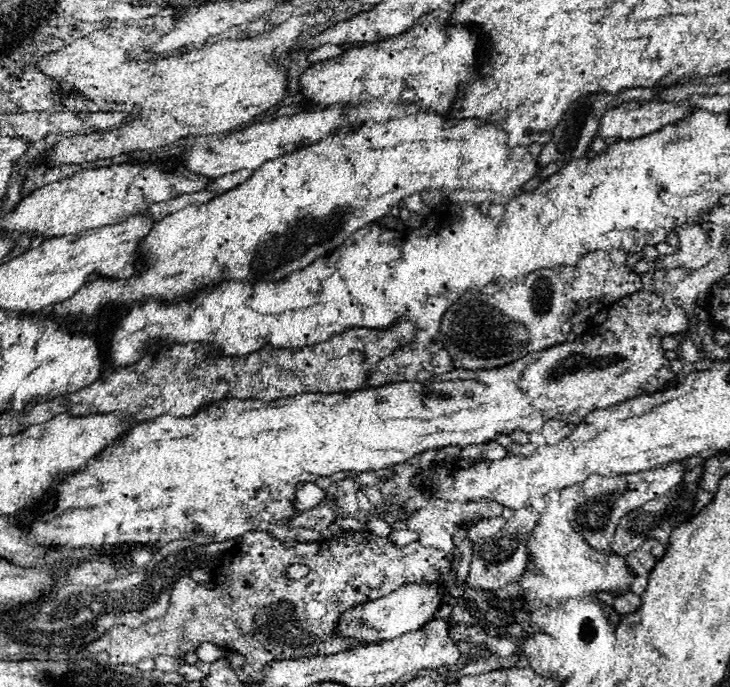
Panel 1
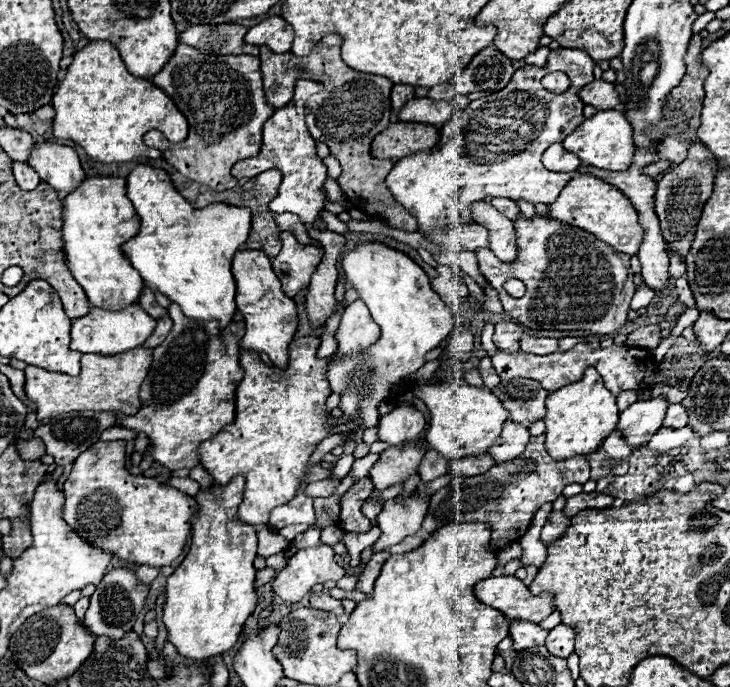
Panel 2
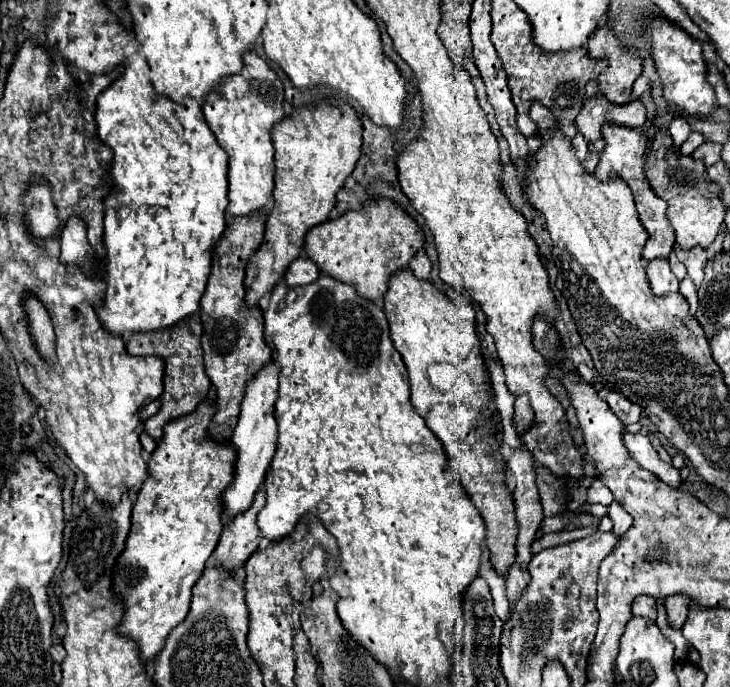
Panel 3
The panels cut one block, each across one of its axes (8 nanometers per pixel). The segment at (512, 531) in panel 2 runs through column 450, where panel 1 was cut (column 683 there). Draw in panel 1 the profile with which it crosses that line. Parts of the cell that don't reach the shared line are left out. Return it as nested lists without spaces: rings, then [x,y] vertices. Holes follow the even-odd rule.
[[[678,484],[676,488],[672,488],[666,496],[646,502],[644,506],[630,510],[618,524],[614,540],[610,542],[610,552],[612,554],[624,554],[628,556],[632,550],[638,550],[642,542],[656,538],[660,542],[668,542],[668,536],[672,534],[672,530],[676,530],[680,524],[690,522],[704,506],[708,506],[712,500],[712,496],[700,488],[696,488],[696,484]]]

